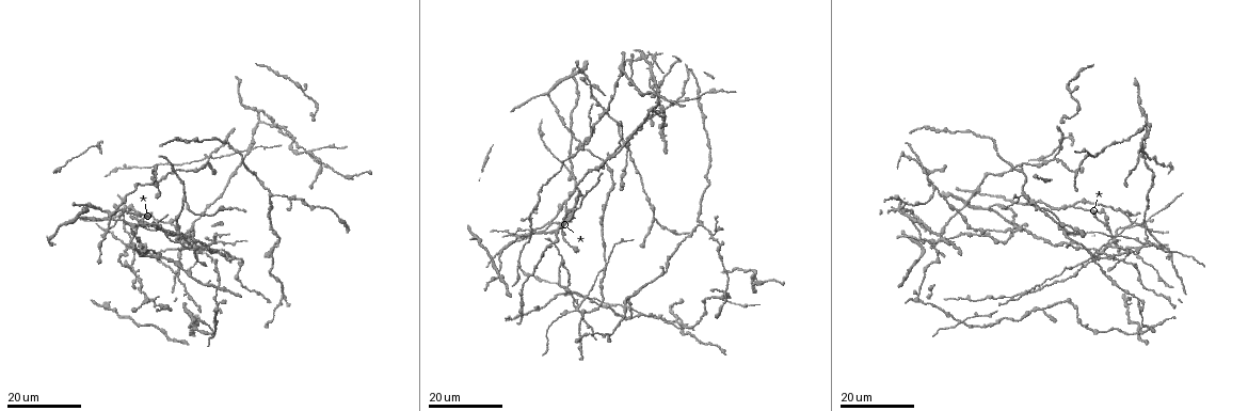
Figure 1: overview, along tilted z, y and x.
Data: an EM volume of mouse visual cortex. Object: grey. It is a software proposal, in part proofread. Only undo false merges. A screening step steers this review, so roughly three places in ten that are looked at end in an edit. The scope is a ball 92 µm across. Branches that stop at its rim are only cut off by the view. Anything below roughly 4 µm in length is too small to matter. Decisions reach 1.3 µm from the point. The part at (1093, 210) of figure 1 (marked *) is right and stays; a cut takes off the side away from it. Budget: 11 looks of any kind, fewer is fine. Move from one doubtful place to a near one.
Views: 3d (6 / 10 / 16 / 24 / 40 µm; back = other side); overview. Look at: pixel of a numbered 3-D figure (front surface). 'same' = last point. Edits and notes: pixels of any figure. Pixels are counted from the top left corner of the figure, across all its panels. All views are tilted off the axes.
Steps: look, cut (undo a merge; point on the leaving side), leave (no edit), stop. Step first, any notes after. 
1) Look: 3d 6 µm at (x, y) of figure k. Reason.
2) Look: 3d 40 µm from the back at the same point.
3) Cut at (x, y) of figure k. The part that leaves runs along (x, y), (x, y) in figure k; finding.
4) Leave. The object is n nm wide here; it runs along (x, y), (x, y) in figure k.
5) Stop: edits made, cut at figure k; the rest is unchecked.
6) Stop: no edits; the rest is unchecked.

Look: 3d 16 µm at (1122, 213) of figure 1. Side arm on a straight run.

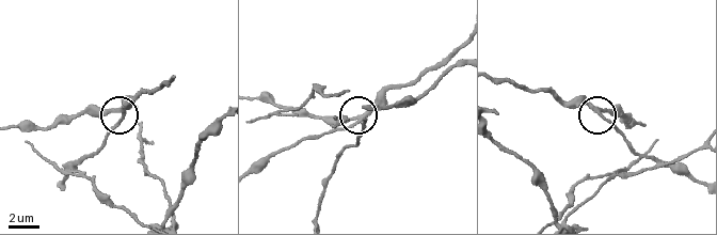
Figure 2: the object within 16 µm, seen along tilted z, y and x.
Look: 3d 10 µm at (357, 116) of figure 2.

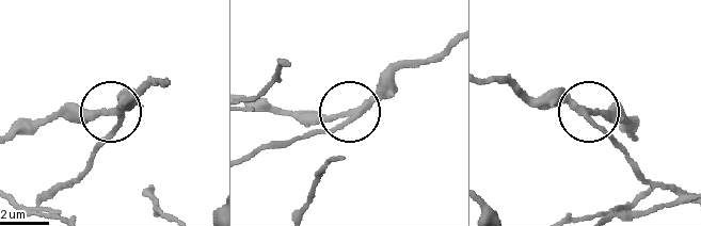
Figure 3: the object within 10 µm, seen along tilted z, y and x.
Leave. It runs along (451, 41), (433, 55), (401, 65), (350, 111), (284, 112) in figure 3; one neuron here.

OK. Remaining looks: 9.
Look: 3d 24 µm at (722, 299) of figure 1. Looks like a crossing.

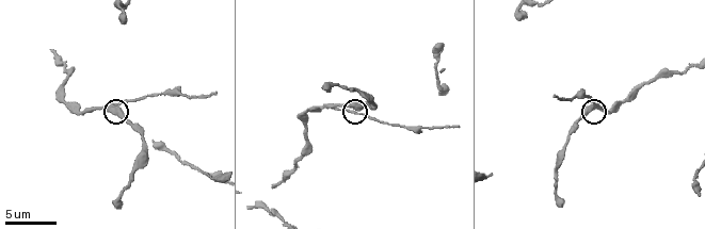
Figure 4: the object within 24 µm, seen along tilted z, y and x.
Look: 3d 6 µm at (357, 111) of figure 4.

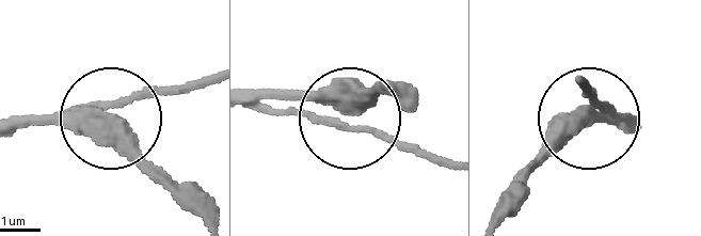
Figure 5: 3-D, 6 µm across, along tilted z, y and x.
Leave. The side arm is 28 µm long; it runs along (16, 132), (43, 120), (120, 124), (157, 182) in figure 5; continuous, no second neuron.

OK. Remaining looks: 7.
Look: 3d 10 µm at (142, 165) of figure 4.

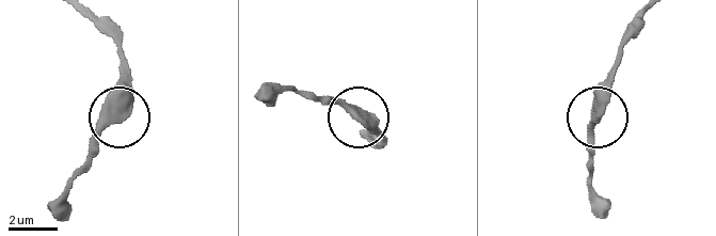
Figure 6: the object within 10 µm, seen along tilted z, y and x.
Leave. The object is 420 nm wide here; it runs along (94, 18), (120, 56), (122, 111), (68, 177) in figure 6; continuous, no second neuron.

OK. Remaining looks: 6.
Look: 3d 24 µm at (713, 235) of figure 1. Four arms meet.

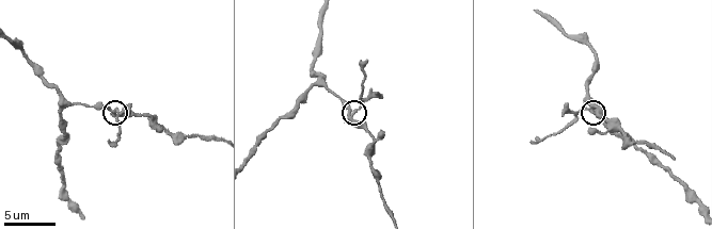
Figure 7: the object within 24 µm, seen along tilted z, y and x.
Look: 3d 10 µm at (350, 118) of figure 7.

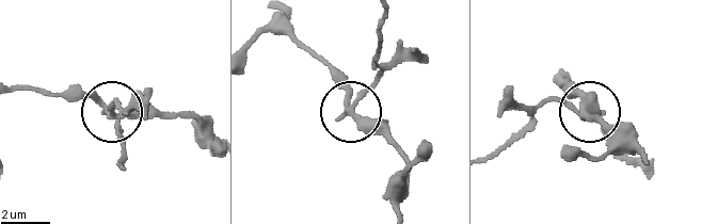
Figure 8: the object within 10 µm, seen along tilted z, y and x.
Leave. It runs along (16, 86), (78, 93), (112, 111), (118, 100), (129, 108) in figure 8; continuous, no second neuron.

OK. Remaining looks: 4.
Look: 3d 16 µm at (960, 321) of figure 1. Four arms meet.

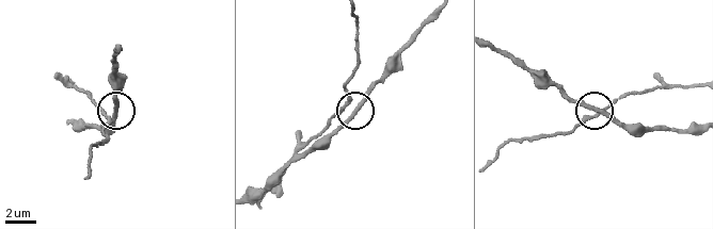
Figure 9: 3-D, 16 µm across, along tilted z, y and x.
Look: 3d 6 µm at (115, 111) of figure 9. Zoom in.

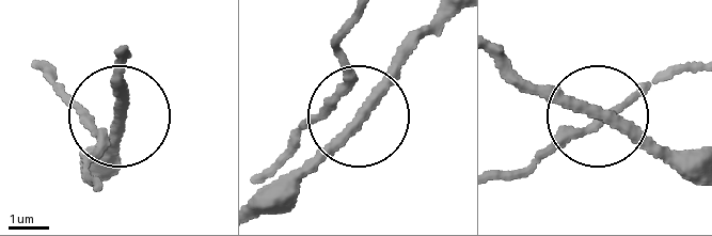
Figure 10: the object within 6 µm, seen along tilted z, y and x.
Leave. 4 arms meet here; all the same neuron.

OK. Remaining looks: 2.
Stop: no edits; the rest is unchecked.

